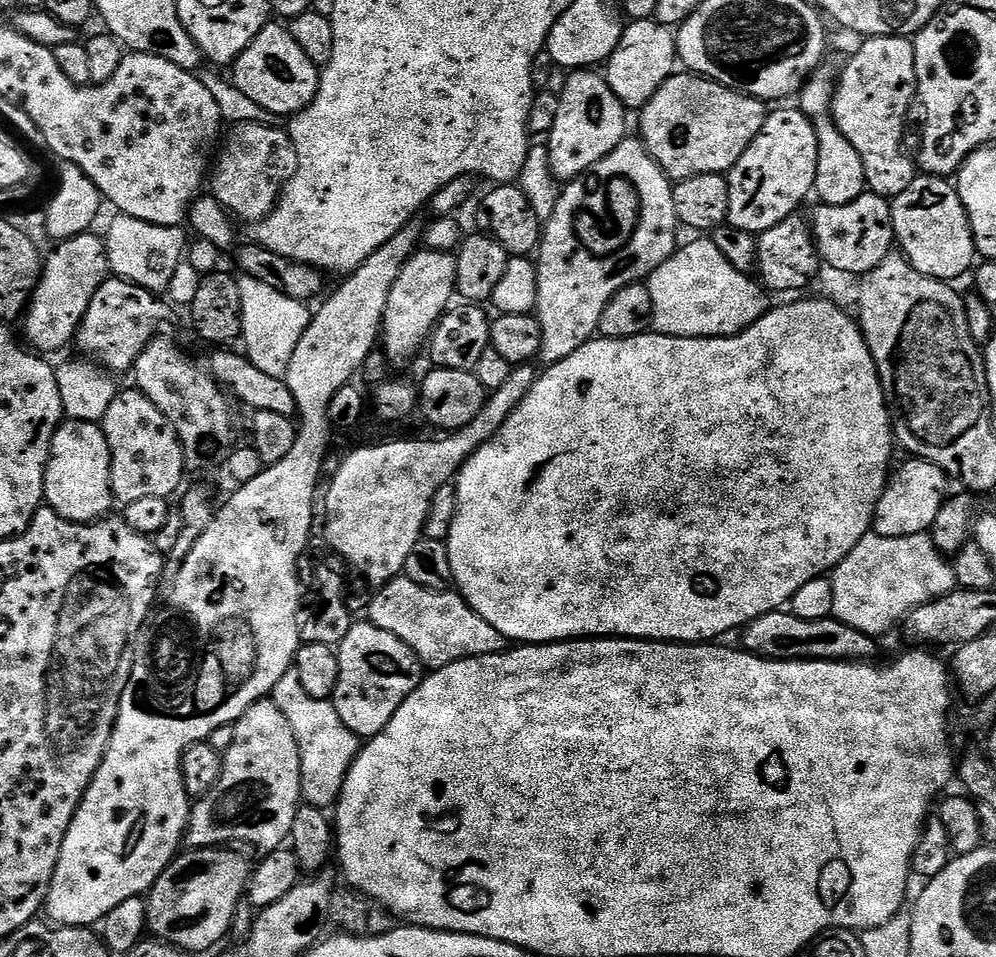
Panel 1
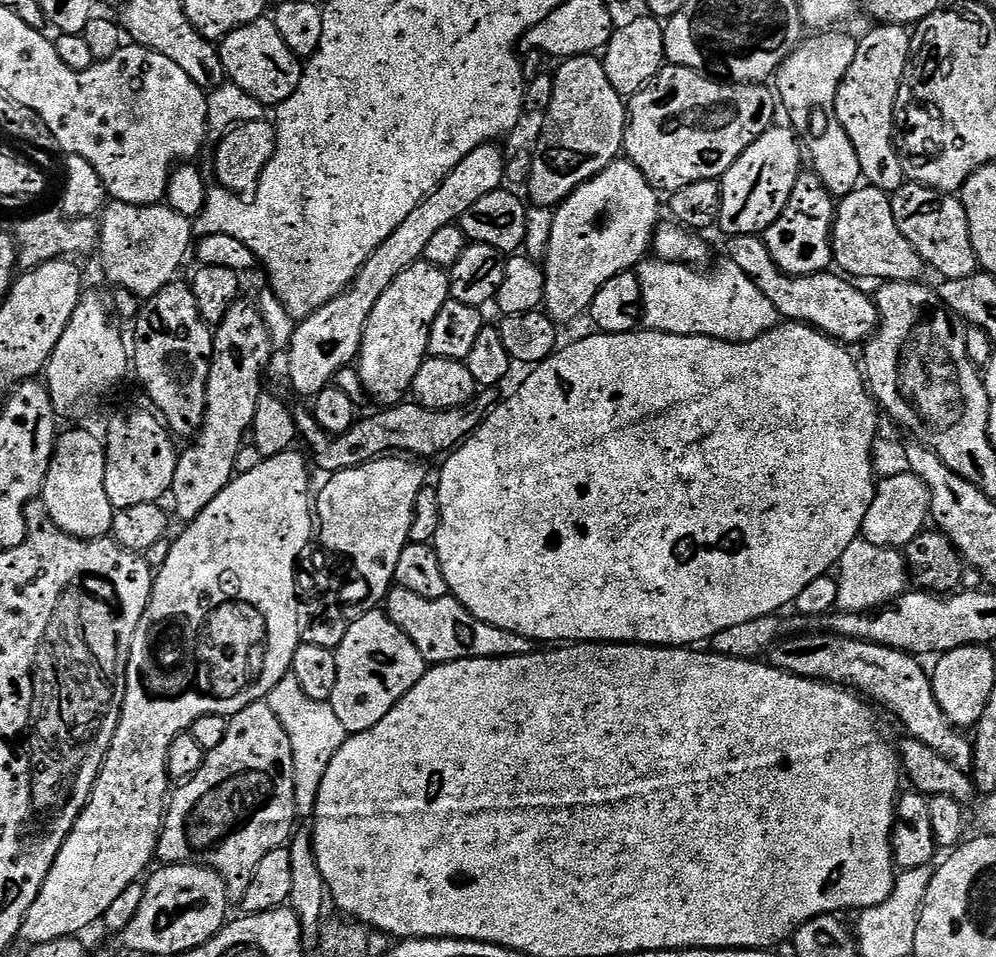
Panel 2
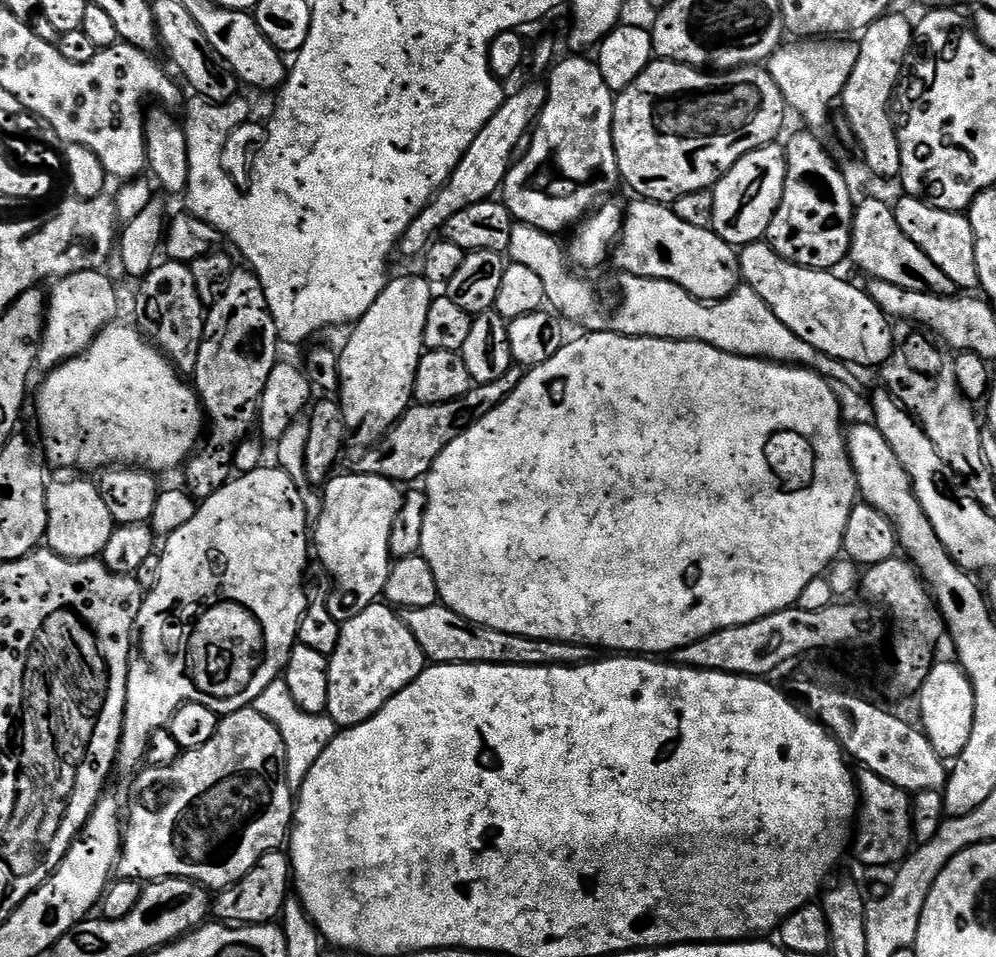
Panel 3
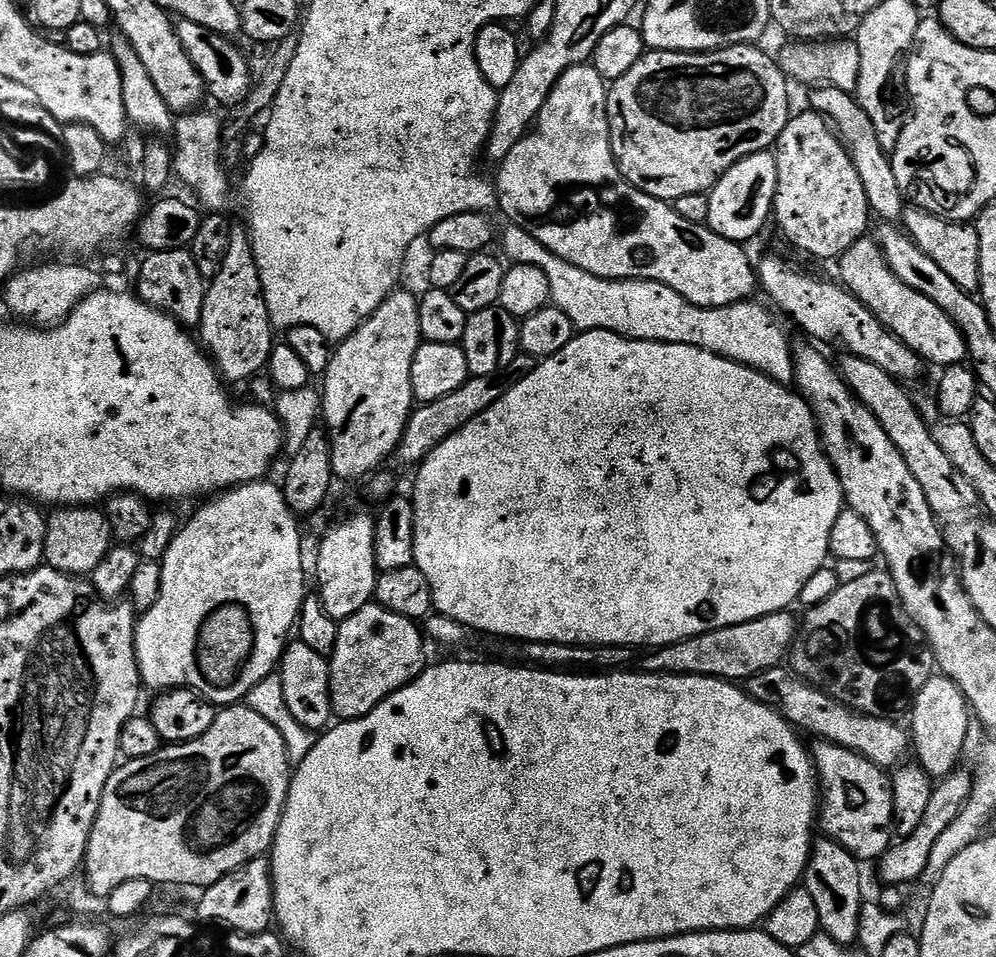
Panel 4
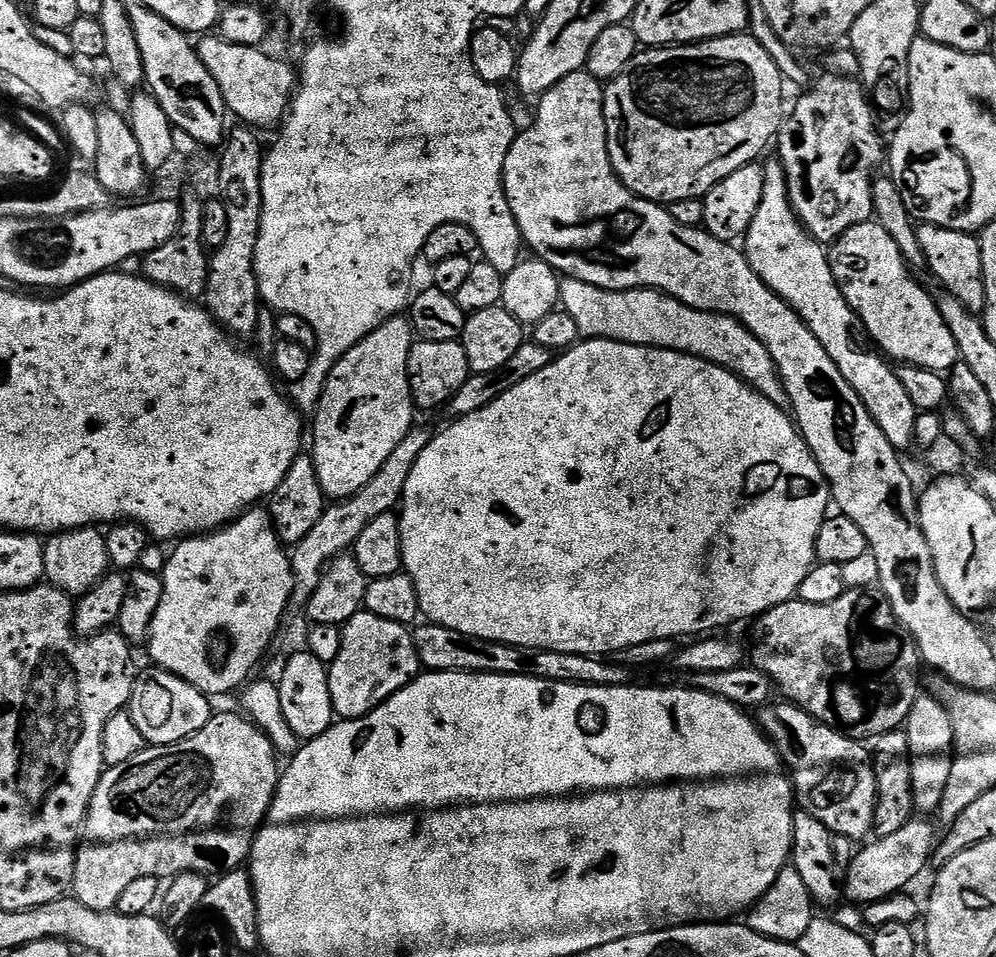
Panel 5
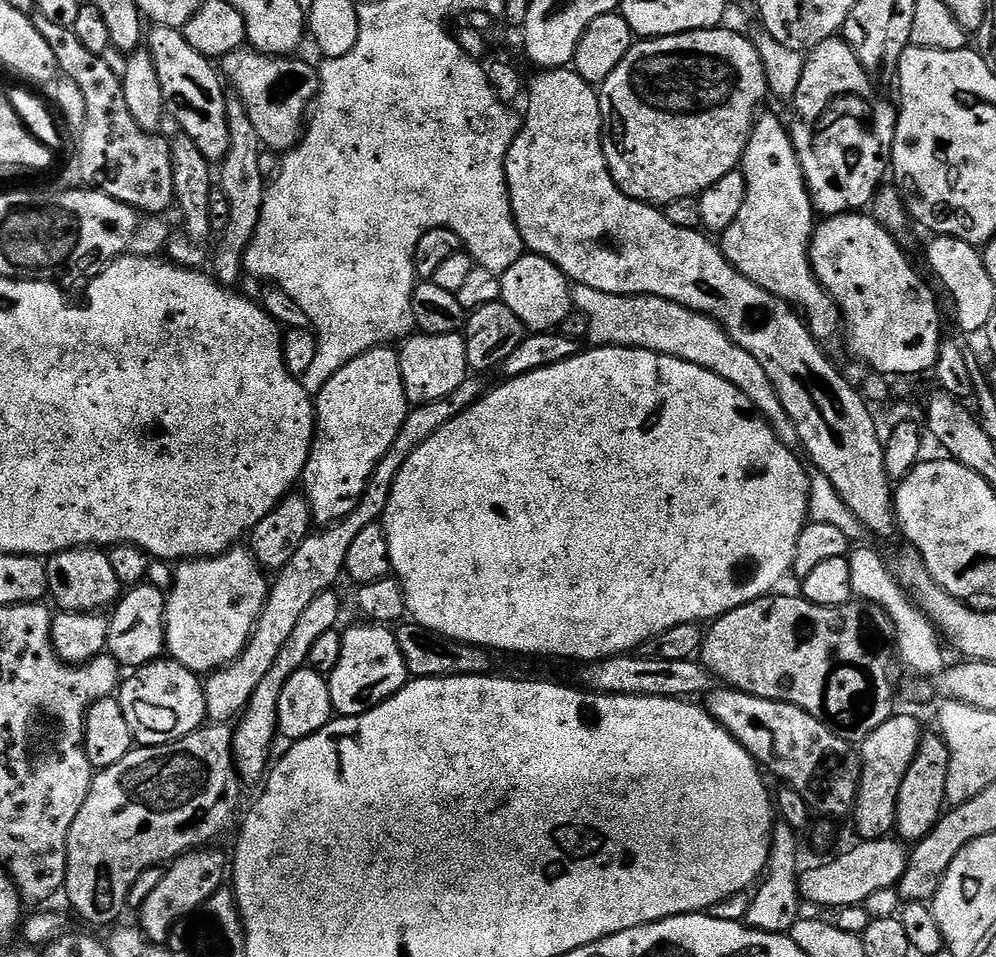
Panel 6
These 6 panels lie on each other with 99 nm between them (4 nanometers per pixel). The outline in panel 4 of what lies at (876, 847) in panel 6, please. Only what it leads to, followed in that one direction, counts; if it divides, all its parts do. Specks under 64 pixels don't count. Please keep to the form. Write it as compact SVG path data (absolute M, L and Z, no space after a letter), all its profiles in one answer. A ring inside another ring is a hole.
M957 770L943 777L933 787L930 806L926 806L926 818L922 818L922 822L912 834L897 839L878 861L880 876L884 879L882 881L885 885L907 886L906 884L911 880L916 880L923 872L929 871L930 850L934 850L934 842L942 834L942 830L946 830L946 826L950 826L950 822L954 822L954 818L958 818L958 814L962 814L972 793L972 777L971 771Z

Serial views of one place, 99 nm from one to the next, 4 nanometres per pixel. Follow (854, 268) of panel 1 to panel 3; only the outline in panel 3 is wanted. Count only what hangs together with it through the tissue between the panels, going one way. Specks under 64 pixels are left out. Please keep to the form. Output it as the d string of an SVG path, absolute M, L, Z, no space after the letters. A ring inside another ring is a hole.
M864 200L855 205L852 213L851 263L856 263L872 280L890 282L915 292L933 292L935 296L950 296L957 291L956 284L902 234L898 218L891 203L884 200Z

